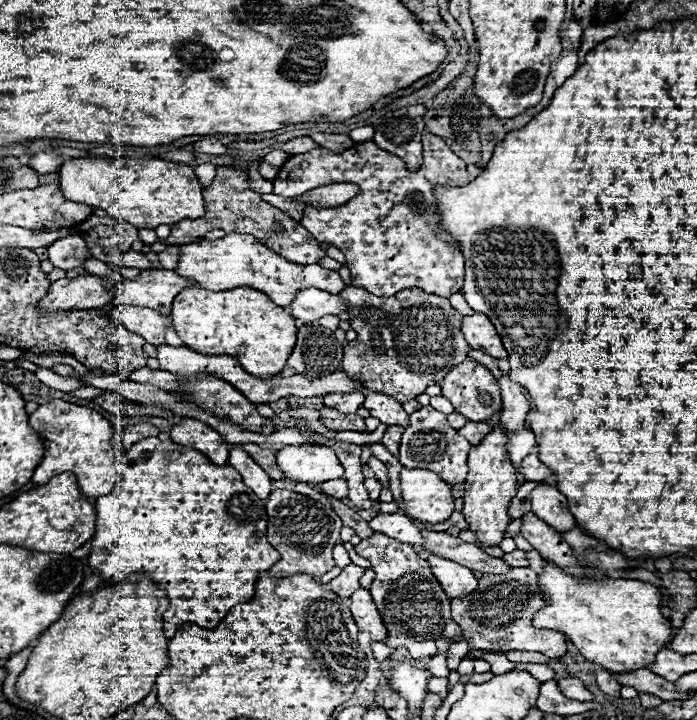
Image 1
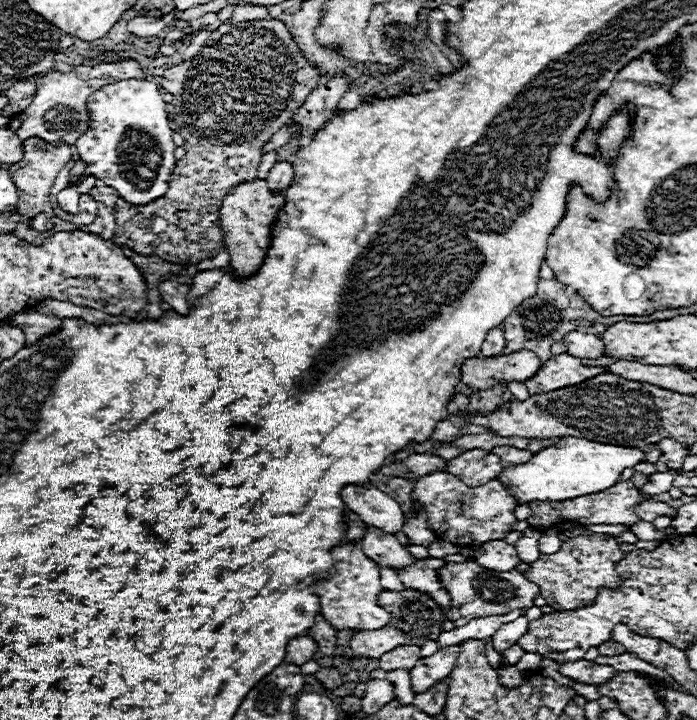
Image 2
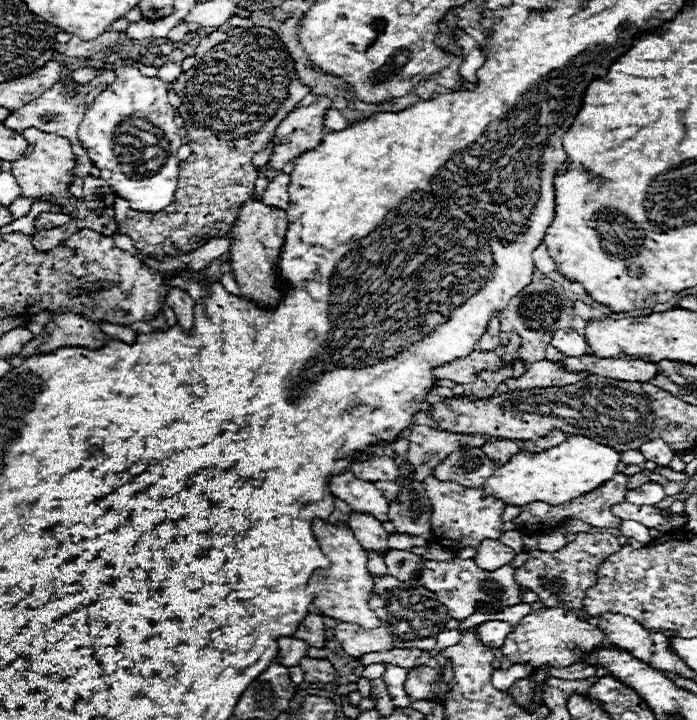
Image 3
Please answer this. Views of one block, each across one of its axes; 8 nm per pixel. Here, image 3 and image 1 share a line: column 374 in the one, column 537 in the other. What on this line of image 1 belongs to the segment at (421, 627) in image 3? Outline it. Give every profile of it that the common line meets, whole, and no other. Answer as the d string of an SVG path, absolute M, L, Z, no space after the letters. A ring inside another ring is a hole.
M510 568L508 574L484 574L470 596L452 600L452 618L462 628L462 640L474 650L528 650L542 652L548 658L560 658L566 654L566 636L558 630L540 630L532 626L534 614L546 604L536 572L530 568Z

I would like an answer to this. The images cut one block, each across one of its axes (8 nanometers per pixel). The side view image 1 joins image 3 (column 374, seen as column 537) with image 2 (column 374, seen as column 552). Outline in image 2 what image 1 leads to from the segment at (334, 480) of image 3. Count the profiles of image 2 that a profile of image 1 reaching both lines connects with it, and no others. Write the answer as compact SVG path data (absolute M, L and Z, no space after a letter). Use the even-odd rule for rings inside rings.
M350 484L342 490L342 500L368 526L380 528L390 534L396 534L402 530L404 514L400 510L400 504L392 496L380 492L378 488L374 486L360 488Z

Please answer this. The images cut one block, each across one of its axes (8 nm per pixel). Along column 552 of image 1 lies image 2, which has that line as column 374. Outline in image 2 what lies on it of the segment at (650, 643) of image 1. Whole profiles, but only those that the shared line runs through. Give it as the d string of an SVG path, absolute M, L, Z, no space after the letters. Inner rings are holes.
M342 544L332 550L334 558L334 576L328 580L320 580L312 586L312 594L320 600L320 614L334 628L348 630L378 630L390 622L390 612L378 606L378 596L382 592L380 586L380 570L378 566L364 556L358 544Z

